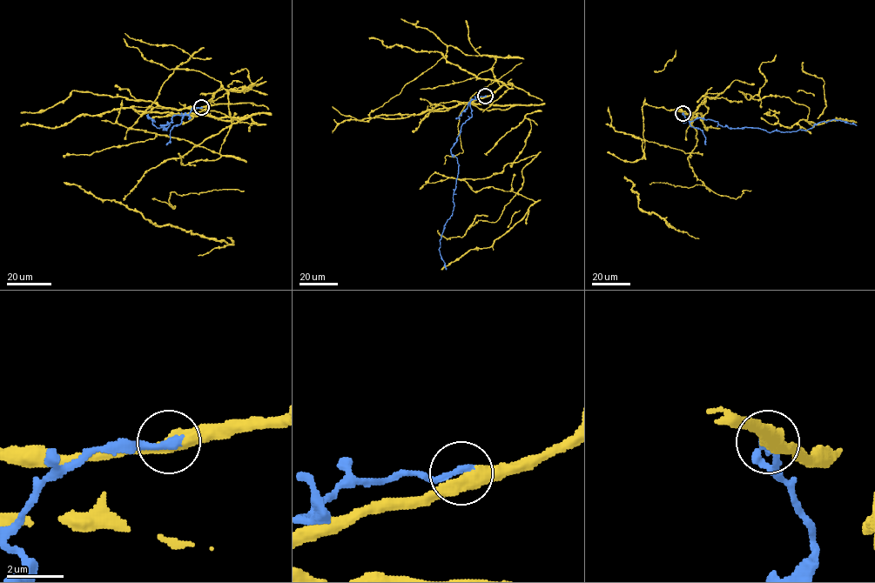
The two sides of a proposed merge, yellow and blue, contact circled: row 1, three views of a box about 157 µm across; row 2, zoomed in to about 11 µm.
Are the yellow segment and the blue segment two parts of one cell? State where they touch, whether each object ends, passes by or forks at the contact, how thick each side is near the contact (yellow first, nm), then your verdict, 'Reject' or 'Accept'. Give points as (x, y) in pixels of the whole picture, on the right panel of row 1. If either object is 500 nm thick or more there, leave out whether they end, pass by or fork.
Place: (683, 113). Thickness 500 nm (yellow) against 320 nm. Reject

